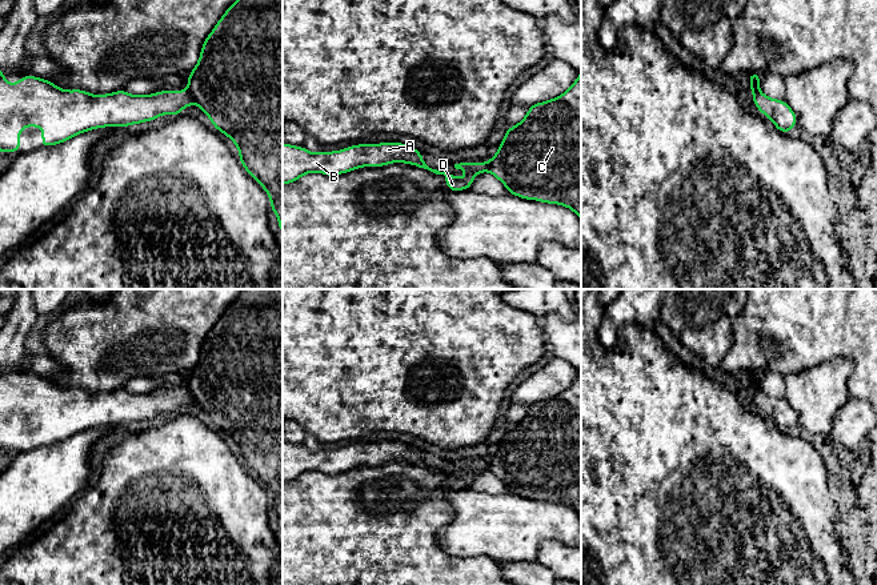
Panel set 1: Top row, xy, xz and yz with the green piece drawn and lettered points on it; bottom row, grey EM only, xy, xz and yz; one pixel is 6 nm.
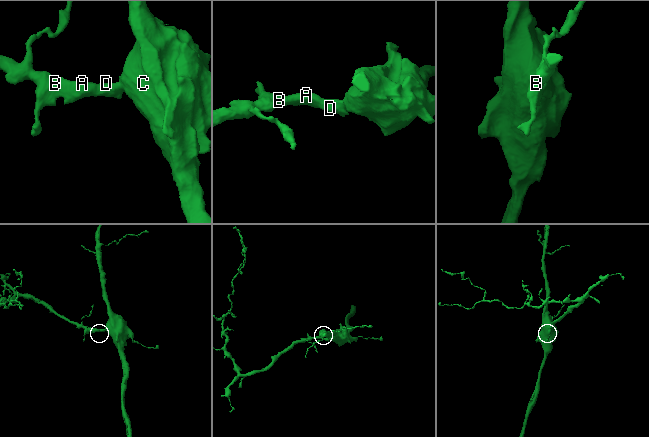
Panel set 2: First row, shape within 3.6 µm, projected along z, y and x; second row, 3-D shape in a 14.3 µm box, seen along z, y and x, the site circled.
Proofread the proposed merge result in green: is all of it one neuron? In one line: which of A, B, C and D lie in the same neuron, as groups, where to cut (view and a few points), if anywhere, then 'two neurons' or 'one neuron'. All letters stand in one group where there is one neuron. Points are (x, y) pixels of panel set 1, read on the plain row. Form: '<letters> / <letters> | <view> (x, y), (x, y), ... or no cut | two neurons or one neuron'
A B D / C | xy (187, 388), (195, 400) | two neurons

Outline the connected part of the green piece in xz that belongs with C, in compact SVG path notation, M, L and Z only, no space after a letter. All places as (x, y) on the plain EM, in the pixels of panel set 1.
M581 370L568 389L533 402L517 424L506 426L488 465L510 493L568 505L581 518Z

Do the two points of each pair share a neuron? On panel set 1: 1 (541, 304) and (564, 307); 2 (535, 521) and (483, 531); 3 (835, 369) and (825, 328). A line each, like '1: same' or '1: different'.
1: same
2: same
3: different

